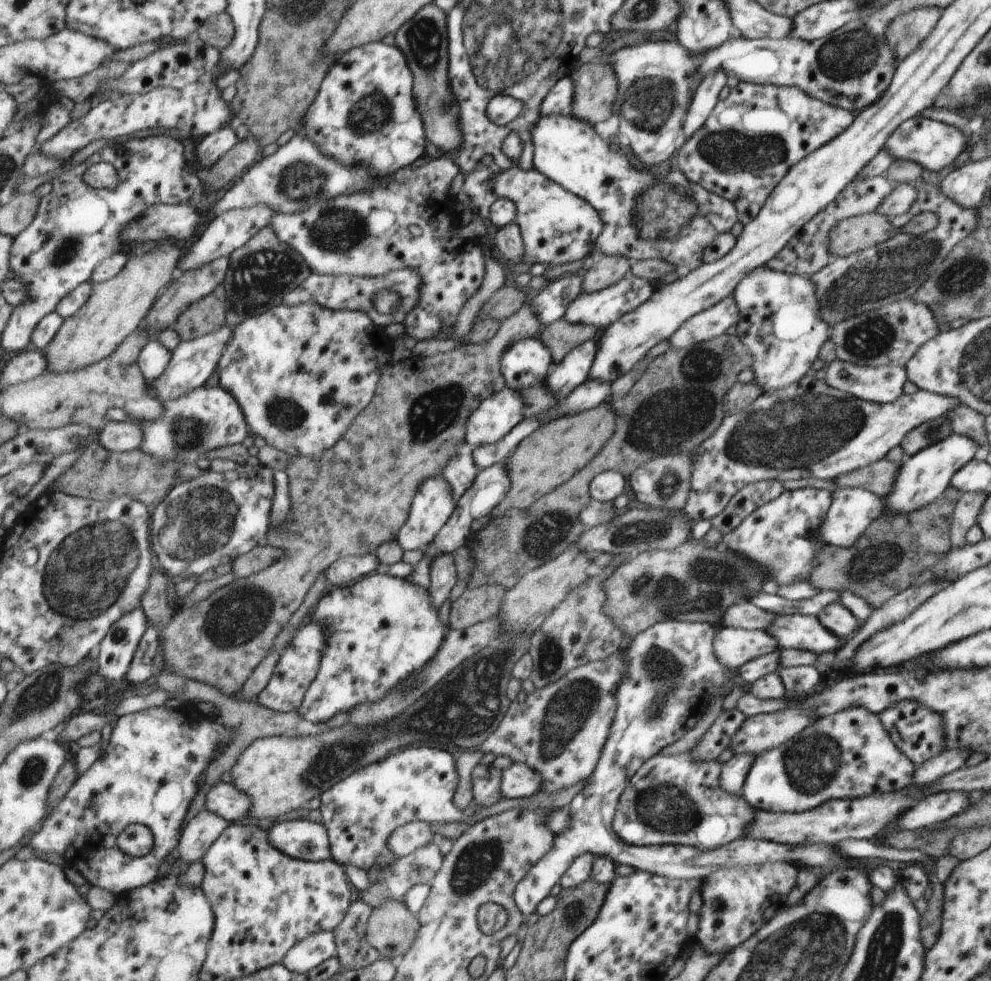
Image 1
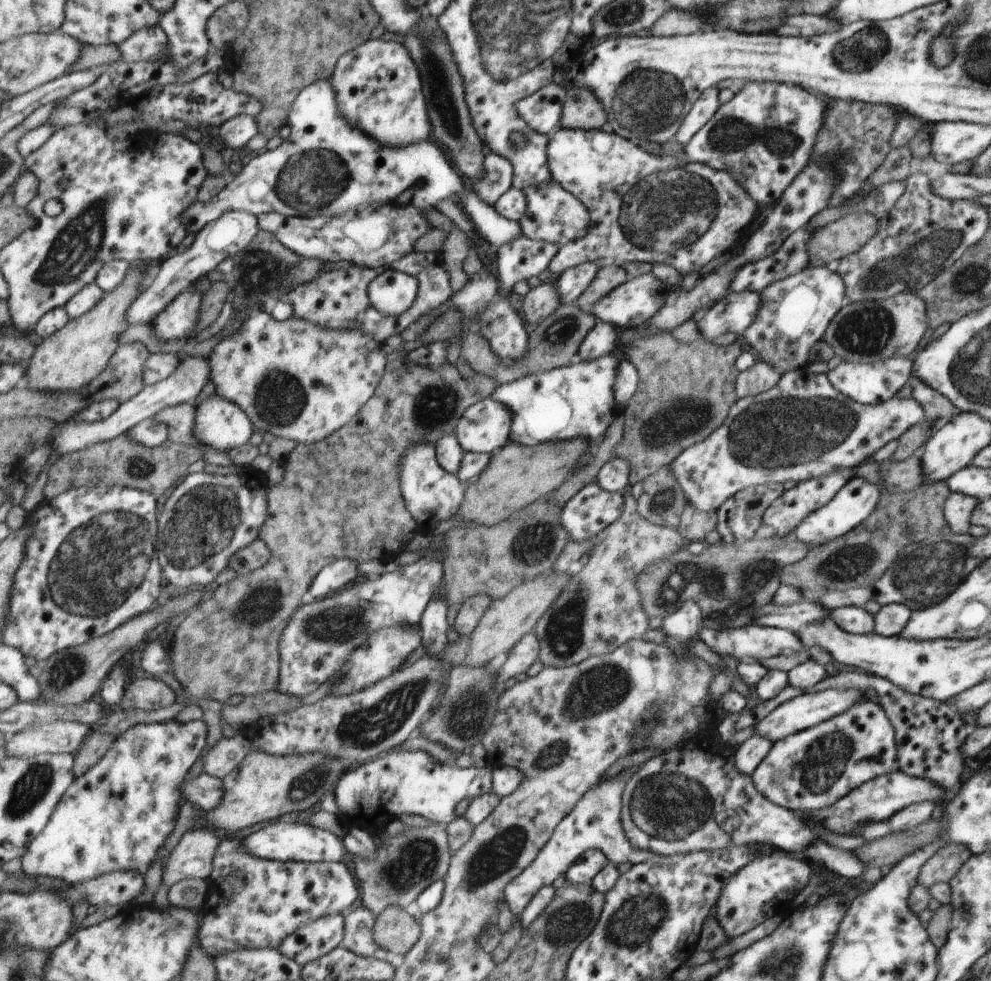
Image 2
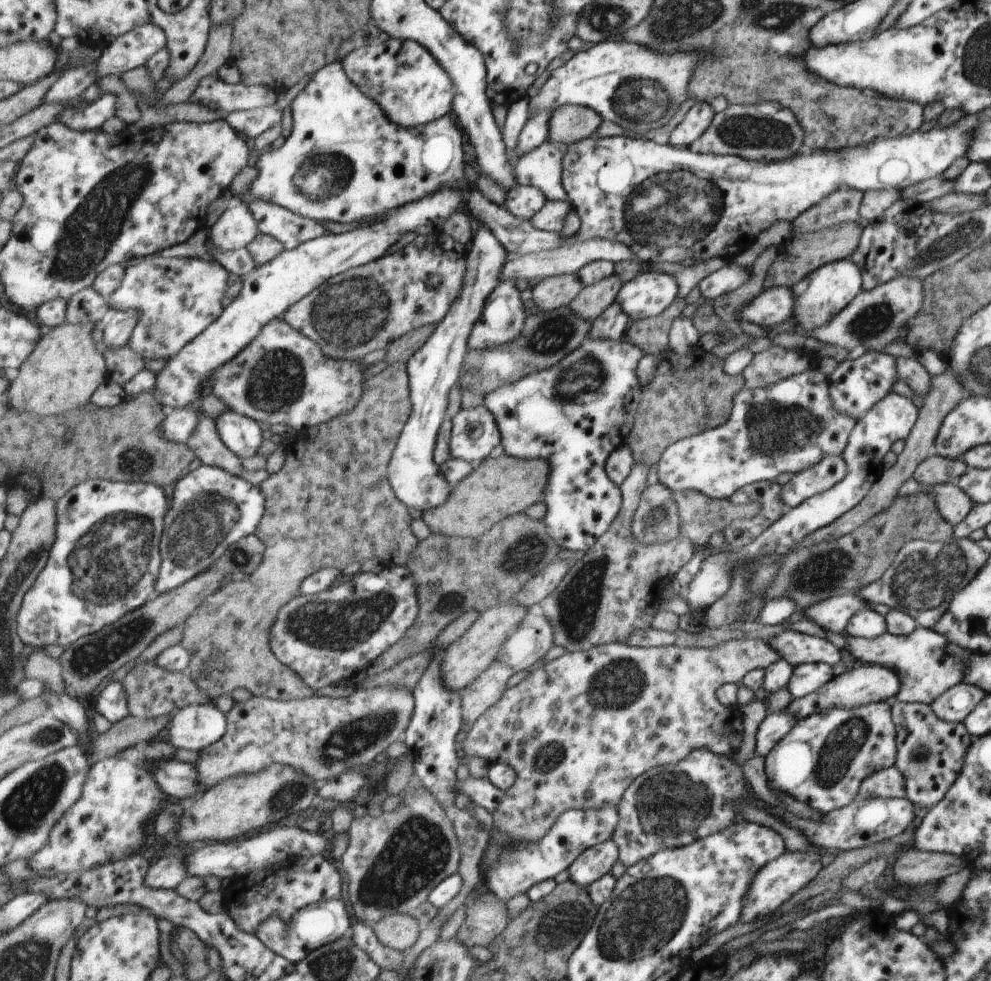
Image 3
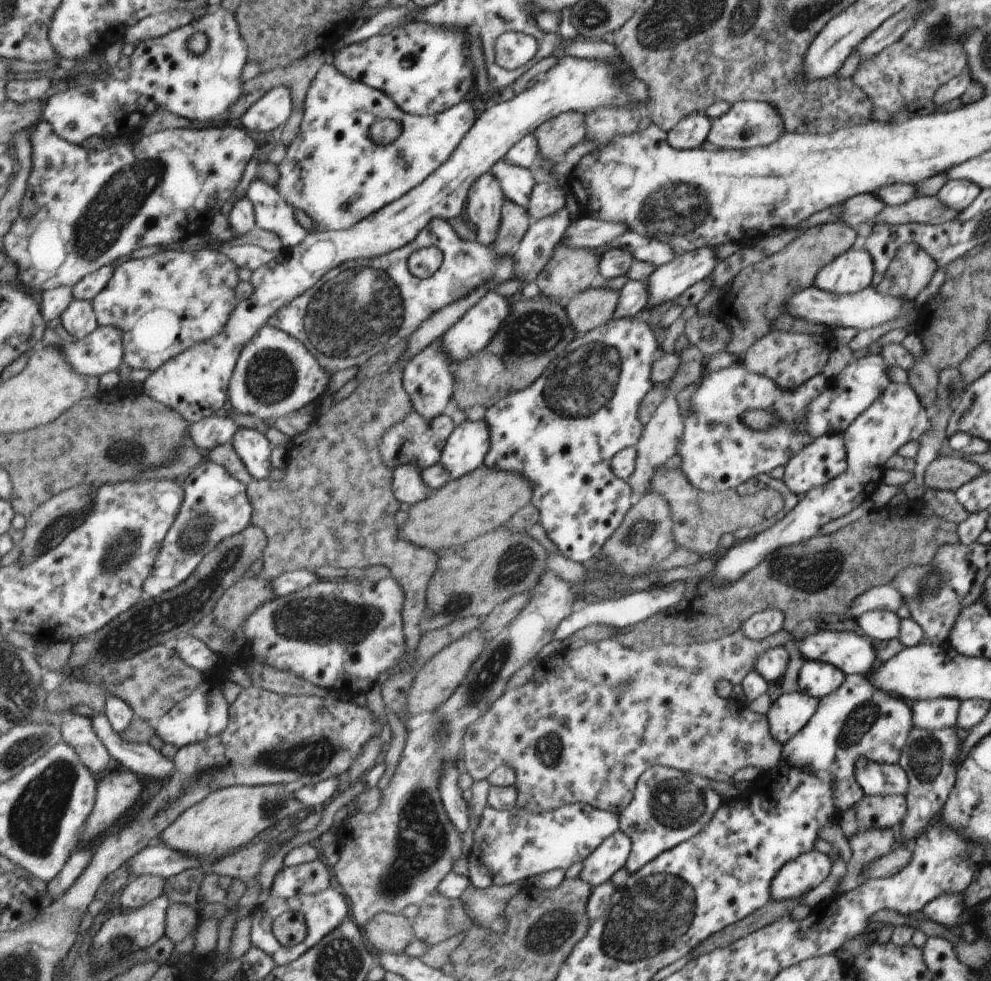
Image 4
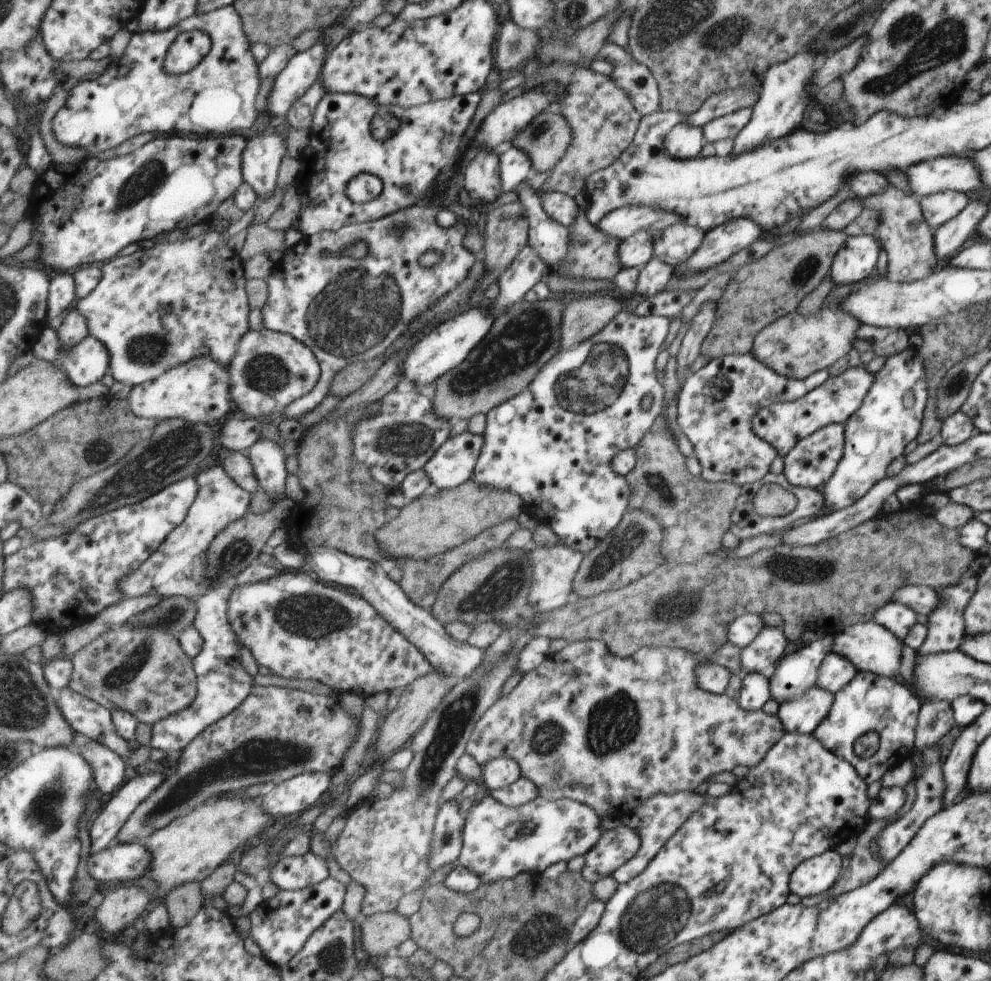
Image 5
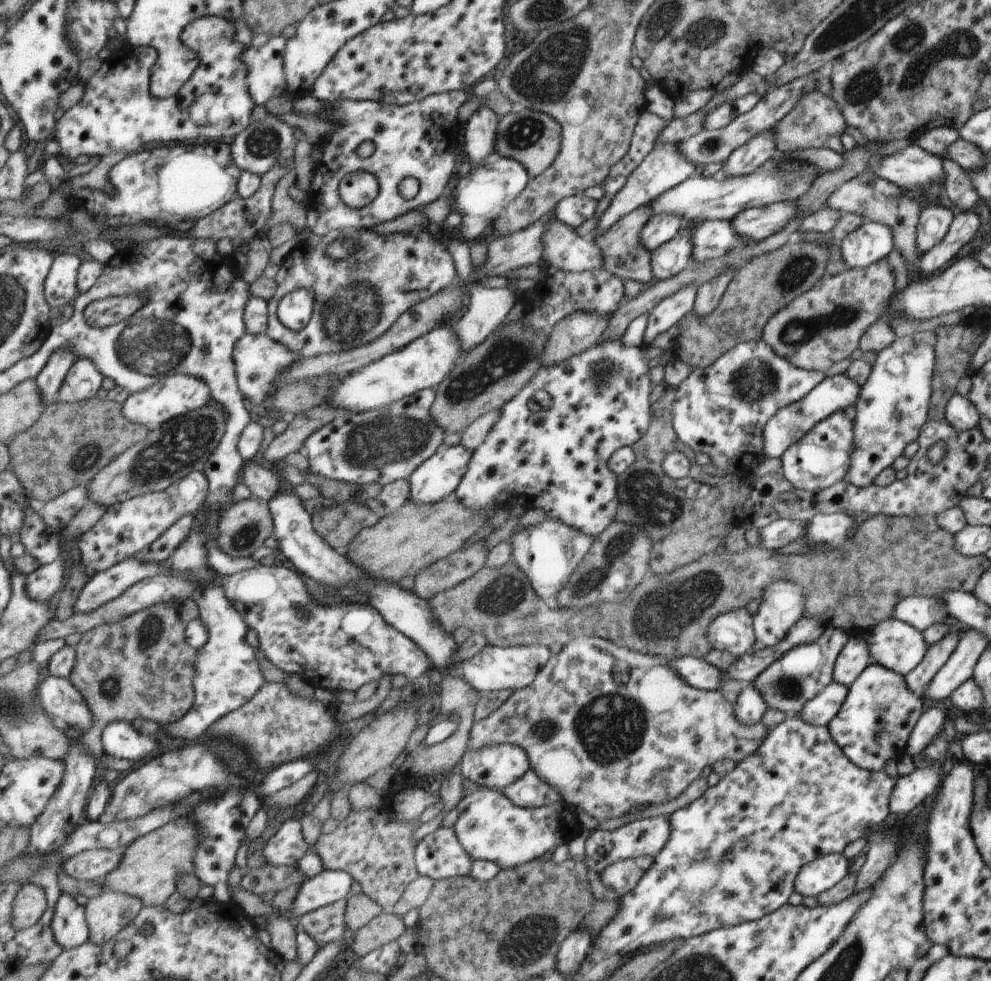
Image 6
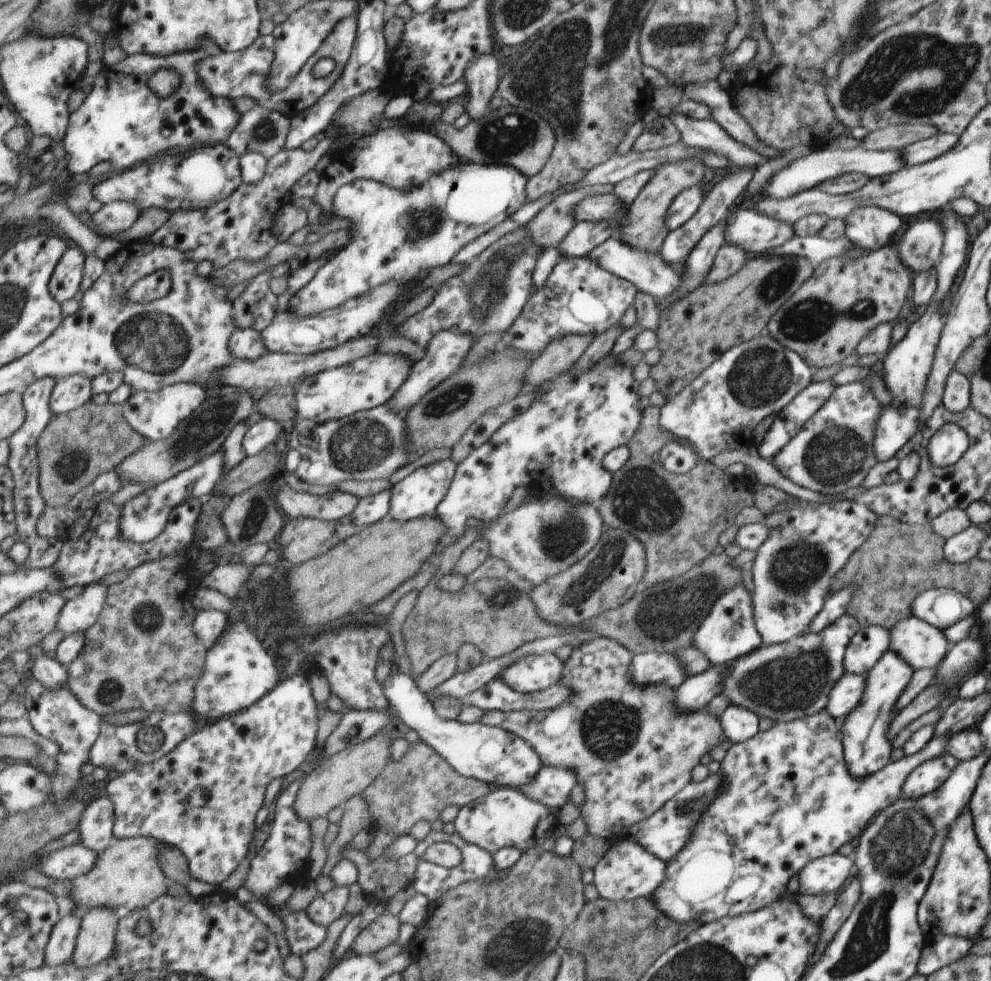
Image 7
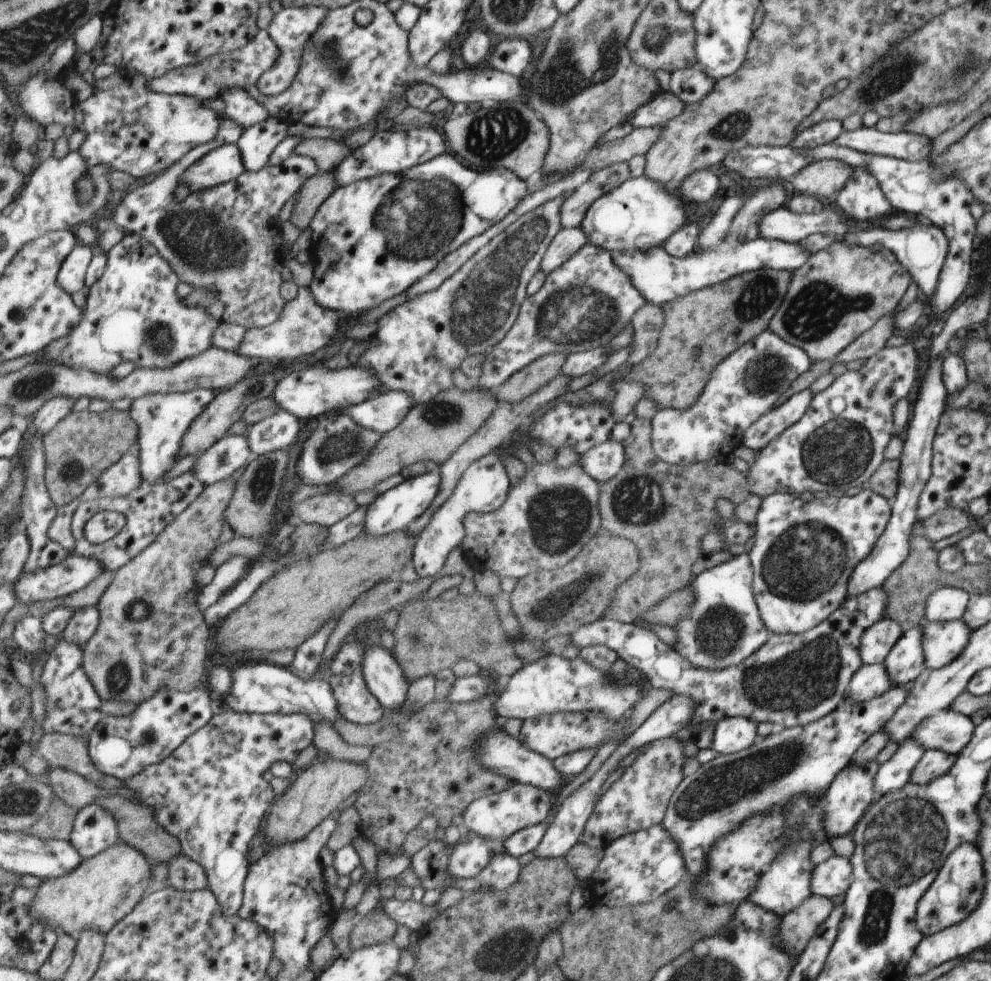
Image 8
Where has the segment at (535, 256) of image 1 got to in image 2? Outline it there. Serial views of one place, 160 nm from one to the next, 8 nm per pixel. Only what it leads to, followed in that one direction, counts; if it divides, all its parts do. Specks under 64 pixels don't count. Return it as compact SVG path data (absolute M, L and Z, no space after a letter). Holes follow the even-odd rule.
M553 179L543 186L523 189L529 196L529 210L520 221L525 236L532 240L543 240L555 244L557 248L564 246L567 242L582 238L590 227L590 214L583 204L567 193Z

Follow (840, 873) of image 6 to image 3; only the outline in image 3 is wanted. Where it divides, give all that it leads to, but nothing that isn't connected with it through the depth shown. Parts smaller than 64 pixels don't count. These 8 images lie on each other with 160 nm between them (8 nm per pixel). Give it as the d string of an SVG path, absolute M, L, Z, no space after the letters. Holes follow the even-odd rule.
M811 850L807 852L786 851L778 858L775 858L774 861L765 865L751 878L750 892L744 901L740 922L748 923L778 910L778 907L782 906L783 902L794 897L795 893L805 888L805 884L819 872L819 868L821 868L819 858Z

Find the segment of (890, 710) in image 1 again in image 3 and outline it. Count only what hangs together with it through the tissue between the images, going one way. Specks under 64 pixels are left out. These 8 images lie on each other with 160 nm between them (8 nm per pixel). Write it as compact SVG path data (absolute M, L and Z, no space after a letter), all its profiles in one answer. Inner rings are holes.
M895 700L891 710L898 742L898 761L894 768L901 772L906 782L905 798L913 806L931 810L943 799L959 775L973 738L961 722L939 720L927 704Z

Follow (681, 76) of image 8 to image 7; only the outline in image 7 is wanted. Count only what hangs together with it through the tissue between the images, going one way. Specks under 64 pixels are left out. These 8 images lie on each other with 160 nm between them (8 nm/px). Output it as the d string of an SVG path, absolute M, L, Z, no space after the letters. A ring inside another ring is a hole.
M699 81L683 88L683 99L699 101L710 107L714 121L739 144L759 153L766 159L780 154L776 148L762 143L743 117L730 105L730 93L725 92L715 81Z

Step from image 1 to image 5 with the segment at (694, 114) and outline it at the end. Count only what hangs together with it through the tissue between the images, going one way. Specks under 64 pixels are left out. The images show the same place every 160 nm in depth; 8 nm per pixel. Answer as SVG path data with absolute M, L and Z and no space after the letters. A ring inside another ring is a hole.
M683 120L669 127L662 143L670 157L676 159L695 158L704 144L702 127L688 125Z

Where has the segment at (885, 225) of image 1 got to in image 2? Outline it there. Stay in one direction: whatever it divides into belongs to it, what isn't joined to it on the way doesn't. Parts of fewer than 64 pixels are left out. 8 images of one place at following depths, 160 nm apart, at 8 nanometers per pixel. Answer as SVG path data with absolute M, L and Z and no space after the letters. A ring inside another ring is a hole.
M863 209L851 211L835 222L813 232L805 244L807 267L824 267L832 260L862 250L878 233L877 217Z

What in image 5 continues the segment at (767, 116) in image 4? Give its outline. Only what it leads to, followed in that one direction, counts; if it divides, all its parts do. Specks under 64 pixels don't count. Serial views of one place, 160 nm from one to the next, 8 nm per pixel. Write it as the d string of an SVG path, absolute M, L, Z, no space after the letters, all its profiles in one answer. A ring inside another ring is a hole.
M745 107L732 113L714 118L702 126L704 142L723 140L723 138L735 138L753 116L753 108Z

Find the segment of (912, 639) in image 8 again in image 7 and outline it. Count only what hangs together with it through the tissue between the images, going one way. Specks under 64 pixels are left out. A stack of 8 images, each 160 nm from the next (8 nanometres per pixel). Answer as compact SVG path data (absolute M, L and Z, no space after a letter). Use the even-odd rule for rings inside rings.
M886 651L878 658L874 668L869 670L865 690L858 704L838 721L847 770L854 777L867 777L895 762L895 746L891 745L890 722L899 712L895 706L897 697L906 689L913 670L906 660L894 651Z

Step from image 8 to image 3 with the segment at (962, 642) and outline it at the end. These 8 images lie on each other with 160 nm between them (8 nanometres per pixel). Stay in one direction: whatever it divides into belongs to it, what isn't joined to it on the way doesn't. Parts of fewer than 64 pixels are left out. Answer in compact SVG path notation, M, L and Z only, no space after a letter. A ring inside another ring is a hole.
M787 629L766 640L778 655L795 666L808 664L827 664L834 669L841 667L841 648L828 639L807 636Z

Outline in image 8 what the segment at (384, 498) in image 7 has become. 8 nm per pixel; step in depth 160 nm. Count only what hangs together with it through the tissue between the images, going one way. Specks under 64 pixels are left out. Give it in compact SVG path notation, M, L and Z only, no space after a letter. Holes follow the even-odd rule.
M359 506L357 510L340 520L337 524L330 527L330 535L328 540L324 543L324 546L318 551L325 551L327 548L338 547L352 540L355 540L366 530L366 514L368 506Z

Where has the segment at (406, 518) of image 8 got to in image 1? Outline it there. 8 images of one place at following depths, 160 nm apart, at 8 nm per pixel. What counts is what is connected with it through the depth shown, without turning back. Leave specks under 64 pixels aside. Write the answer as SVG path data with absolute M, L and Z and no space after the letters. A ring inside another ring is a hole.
M507 387L487 398L471 414L466 427L466 443L476 449L500 442L525 418L526 399L520 388Z

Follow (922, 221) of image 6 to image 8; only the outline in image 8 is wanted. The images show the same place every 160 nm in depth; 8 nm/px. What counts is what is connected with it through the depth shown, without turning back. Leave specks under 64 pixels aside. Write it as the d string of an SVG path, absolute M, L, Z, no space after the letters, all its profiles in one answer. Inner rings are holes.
M913 223L908 227L897 230L858 225L856 229L847 231L841 240L848 247L882 246L883 250L895 253L899 264L908 273L911 273L912 281L918 286L918 290L924 300L933 297L938 274L941 272L941 268L949 252L946 235L931 223ZM757 237L735 248L717 248L685 257L672 257L665 252L662 245L651 249L609 251L613 262L627 274L633 286L643 294L645 302L663 305L676 298L700 288L723 282L732 276L757 269L775 269L794 271L798 269L810 255L799 243L784 243L777 239Z

